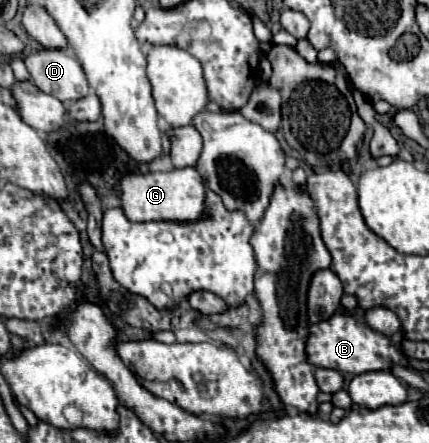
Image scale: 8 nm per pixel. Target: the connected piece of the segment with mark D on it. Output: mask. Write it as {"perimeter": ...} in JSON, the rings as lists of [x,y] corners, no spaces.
{"perimeter":[[[67,48],[33,50],[23,58],[23,62],[35,86],[61,102],[77,100],[89,94],[85,72]]]}

